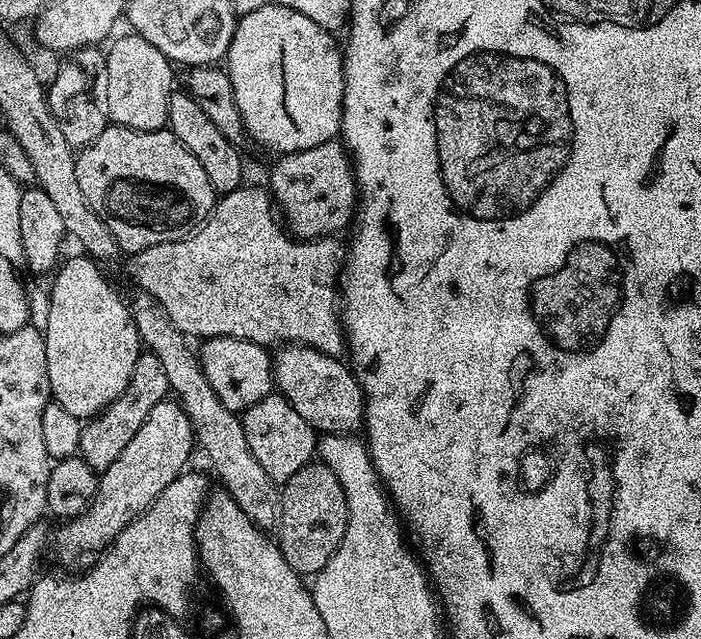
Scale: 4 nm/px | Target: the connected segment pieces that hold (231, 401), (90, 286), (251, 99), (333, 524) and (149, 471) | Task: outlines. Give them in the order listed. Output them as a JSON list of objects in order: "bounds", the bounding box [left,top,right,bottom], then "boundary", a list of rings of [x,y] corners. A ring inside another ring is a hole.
[{"bounds":[198,336,274,414],"boundary":[[[210,336],[201,344],[204,345],[198,348],[200,366],[226,410],[243,414],[254,402],[273,395],[274,360],[265,345],[233,336]]]},{"bounds":[42,254,142,418],"boundary":[[[87,254],[79,255],[70,257],[68,261],[65,259],[55,273],[56,281],[48,296],[48,321],[42,324],[42,331],[46,342],[46,370],[52,387],[51,399],[70,410],[70,414],[95,418],[110,406],[110,402],[114,402],[114,398],[118,398],[118,394],[122,394],[122,390],[126,390],[142,345],[126,300],[104,281],[97,261]]]},{"bounds":[226,6,344,154],"boundary":[[[262,6],[262,10],[250,10],[250,14],[237,19],[234,38],[228,47],[226,71],[234,86],[234,102],[238,102],[238,114],[242,114],[249,141],[261,144],[275,154],[283,154],[310,150],[310,146],[322,146],[322,142],[340,136],[344,109],[344,53],[336,40],[337,37],[322,30],[318,22],[289,8]]]},{"bounds":[278,462,348,578],"boundary":[[[313,462],[302,466],[298,474],[283,481],[282,518],[278,529],[278,546],[290,562],[294,571],[301,577],[312,578],[330,562],[334,550],[338,550],[338,542],[346,534],[348,511],[346,510],[346,494],[342,494],[342,486],[338,478],[334,478],[334,470],[326,465]]]},{"bounds":[54,398,194,564],"boundary":[[[165,398],[150,410],[150,418],[142,422],[142,430],[130,438],[126,450],[118,454],[117,460],[110,462],[105,472],[99,473],[96,485],[96,496],[92,505],[81,516],[73,516],[60,533],[54,536],[54,552],[64,564],[76,564],[83,556],[99,554],[134,518],[138,518],[150,507],[178,478],[180,473],[189,467],[188,459],[194,449],[192,424],[188,415],[175,399]]]}]

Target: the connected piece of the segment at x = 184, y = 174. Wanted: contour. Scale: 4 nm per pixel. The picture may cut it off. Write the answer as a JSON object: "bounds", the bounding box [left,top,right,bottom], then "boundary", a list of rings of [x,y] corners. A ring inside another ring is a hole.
{"bounds":[76,123,218,254],"boundary":[[[109,123],[92,144],[77,155],[76,169],[86,202],[90,202],[102,222],[106,222],[117,245],[123,251],[125,248],[128,254],[141,252],[162,242],[183,240],[203,225],[218,199],[210,178],[206,178],[206,170],[202,170],[202,162],[198,162],[198,158],[194,158],[194,154],[190,154],[190,150],[186,150],[186,146],[182,146],[182,142],[178,142],[176,135],[167,127],[157,132],[147,132]]]}

